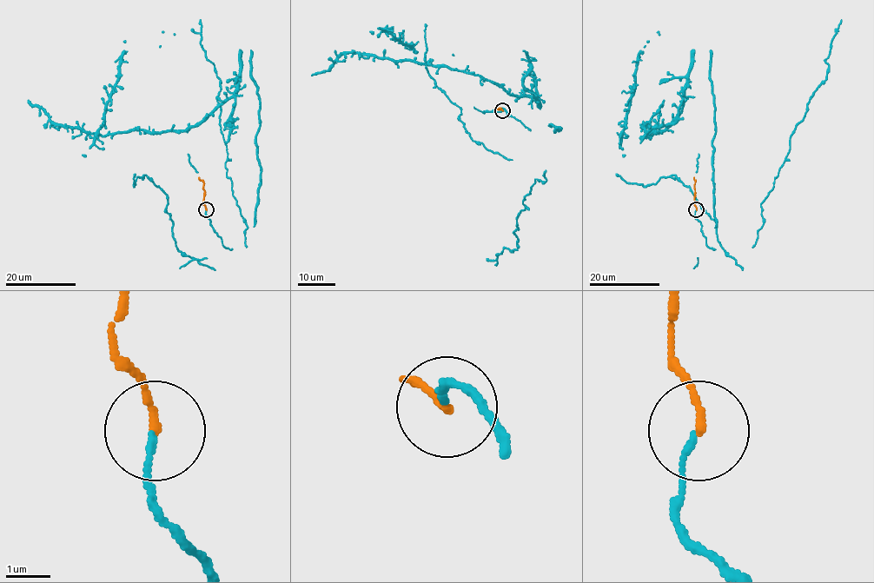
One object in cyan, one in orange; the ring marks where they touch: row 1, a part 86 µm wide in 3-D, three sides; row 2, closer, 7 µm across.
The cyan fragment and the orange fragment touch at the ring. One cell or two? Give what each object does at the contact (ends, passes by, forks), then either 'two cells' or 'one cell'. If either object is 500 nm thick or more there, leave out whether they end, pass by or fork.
cyan ends; orange ends; one cell

